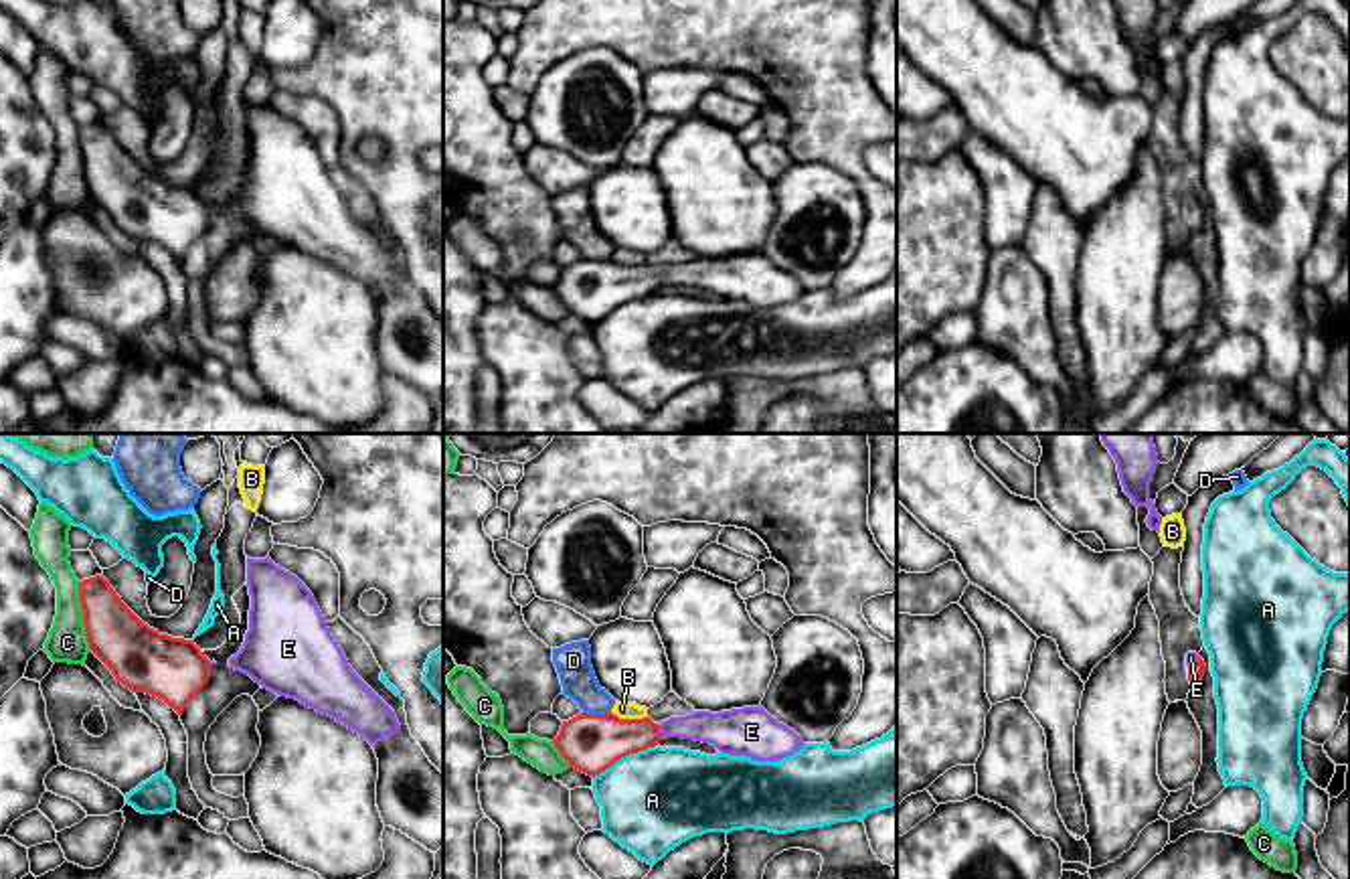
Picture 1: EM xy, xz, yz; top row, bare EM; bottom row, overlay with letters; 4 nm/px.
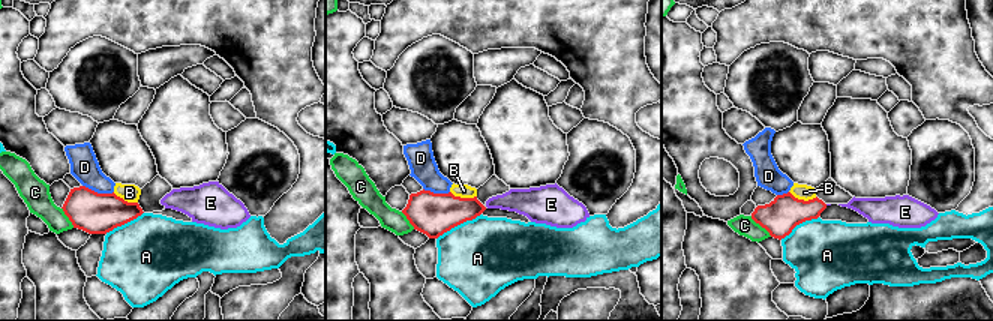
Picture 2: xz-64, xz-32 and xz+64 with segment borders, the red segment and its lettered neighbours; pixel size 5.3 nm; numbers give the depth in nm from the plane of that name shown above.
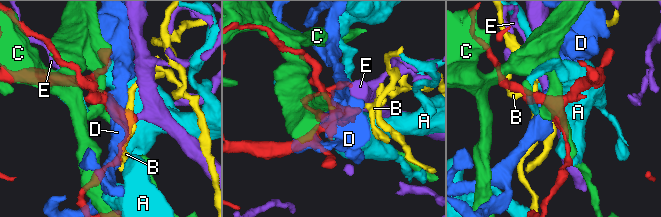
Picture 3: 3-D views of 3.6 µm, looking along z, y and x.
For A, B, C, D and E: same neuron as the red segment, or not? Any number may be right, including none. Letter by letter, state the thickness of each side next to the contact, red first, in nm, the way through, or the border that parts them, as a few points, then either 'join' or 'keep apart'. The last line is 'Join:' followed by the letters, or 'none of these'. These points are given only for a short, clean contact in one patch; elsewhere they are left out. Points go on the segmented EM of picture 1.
A: calibres 240 and 400 nm; keep apart
B: calibres 240 and 60 nm; border xz (612, 711), (620, 717), (646, 717); keep apart
C: calibres 240 and 160 nm; keep apart
D: calibres 240 and 140 nm; keep apart
E: calibres 220 and 140 nm; way xz (598, 742), (658, 732), (668, 728), (721, 730); join
Join: E

